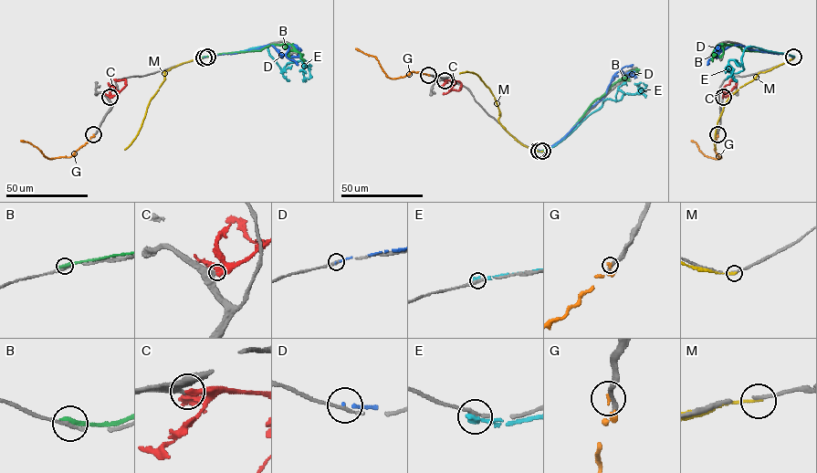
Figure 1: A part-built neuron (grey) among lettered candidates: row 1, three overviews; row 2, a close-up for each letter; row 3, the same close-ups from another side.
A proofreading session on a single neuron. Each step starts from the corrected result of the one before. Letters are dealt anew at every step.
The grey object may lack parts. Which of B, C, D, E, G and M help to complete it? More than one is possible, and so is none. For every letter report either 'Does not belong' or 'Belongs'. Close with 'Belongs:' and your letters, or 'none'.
B: Does not belong
C: Belongs
D: Does not belong
E: Does not belong
G: Does not belong
M: Does not belong
Belongs: C

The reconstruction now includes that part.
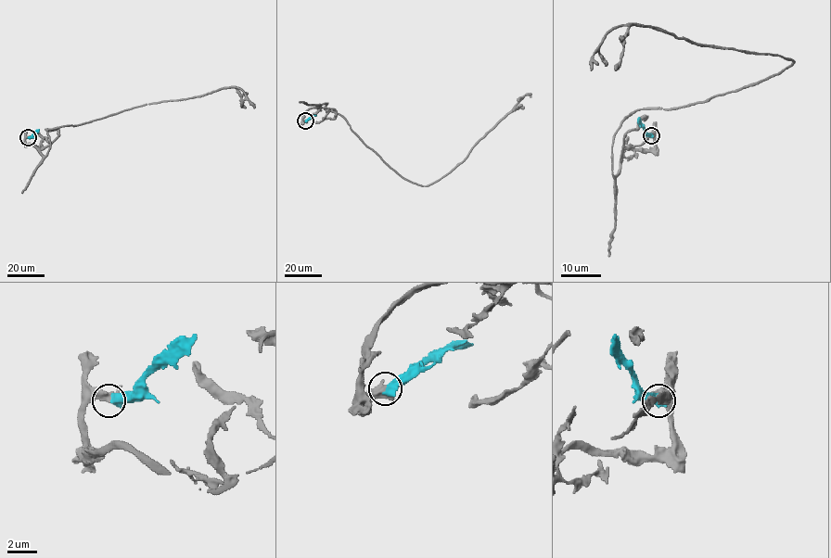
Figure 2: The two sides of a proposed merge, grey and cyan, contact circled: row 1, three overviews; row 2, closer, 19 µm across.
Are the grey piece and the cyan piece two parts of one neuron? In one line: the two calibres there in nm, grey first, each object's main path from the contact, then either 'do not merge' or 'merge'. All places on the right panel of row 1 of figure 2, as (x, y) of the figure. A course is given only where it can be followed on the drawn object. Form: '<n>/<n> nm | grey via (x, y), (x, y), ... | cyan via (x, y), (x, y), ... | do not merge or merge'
440/600 nm | grey via (650, 135), (614, 176), (631, 113), (704, 102), (793, 61), (620, 25), (591, 70) | cyan via (650, 135), (639, 123), (638, 118) | merge

